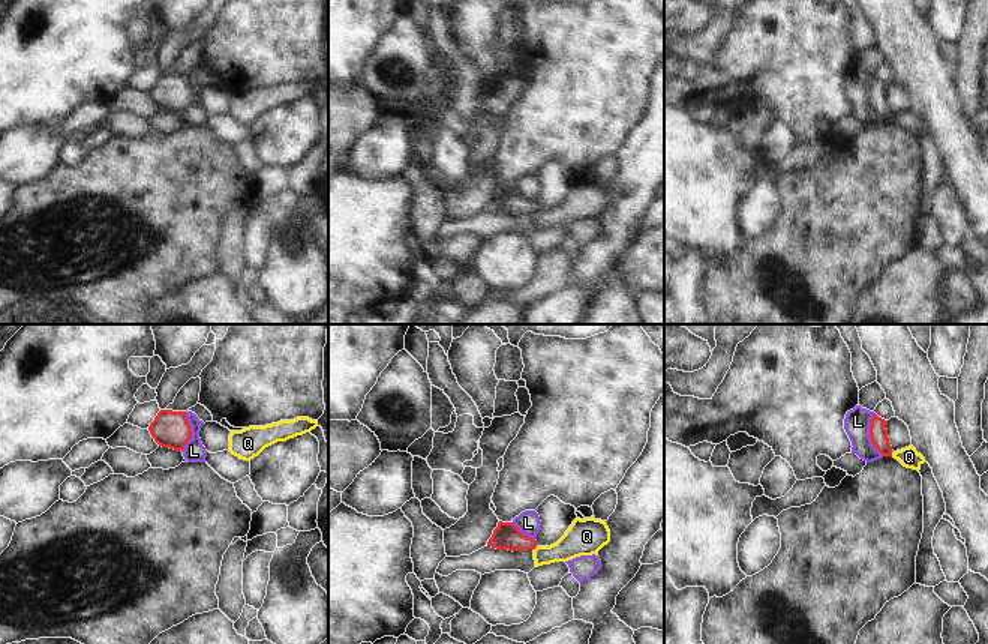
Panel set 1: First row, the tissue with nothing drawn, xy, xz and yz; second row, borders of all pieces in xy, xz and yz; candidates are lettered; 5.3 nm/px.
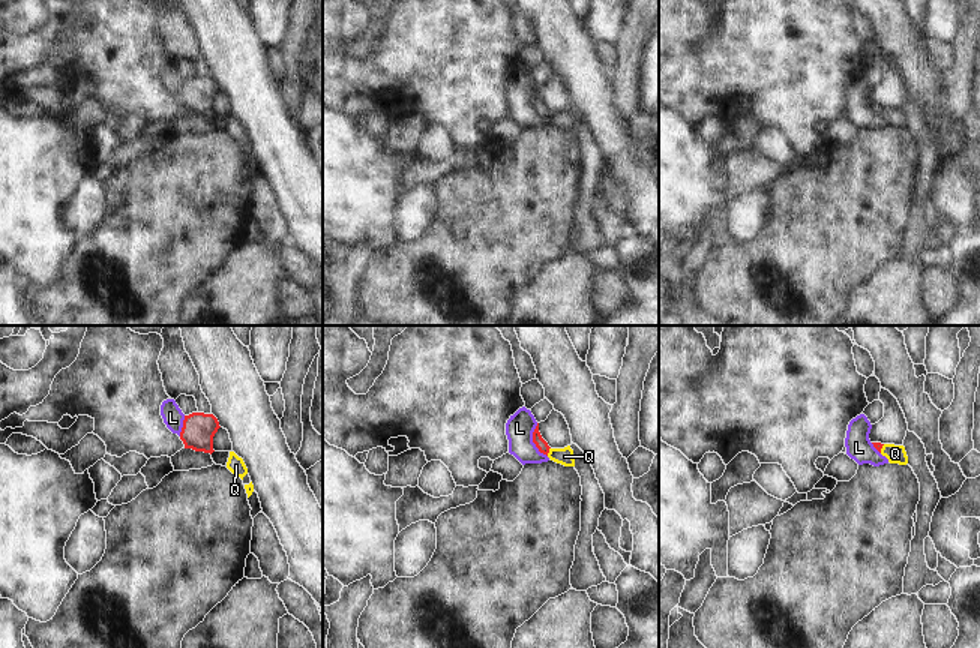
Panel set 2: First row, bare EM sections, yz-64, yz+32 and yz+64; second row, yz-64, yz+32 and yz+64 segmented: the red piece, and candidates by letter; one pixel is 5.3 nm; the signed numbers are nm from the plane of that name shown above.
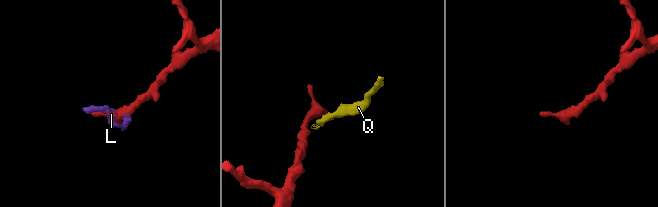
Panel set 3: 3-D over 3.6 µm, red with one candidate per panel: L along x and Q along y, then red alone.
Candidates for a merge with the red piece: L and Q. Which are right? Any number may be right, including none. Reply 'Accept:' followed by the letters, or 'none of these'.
Accept: none of these

